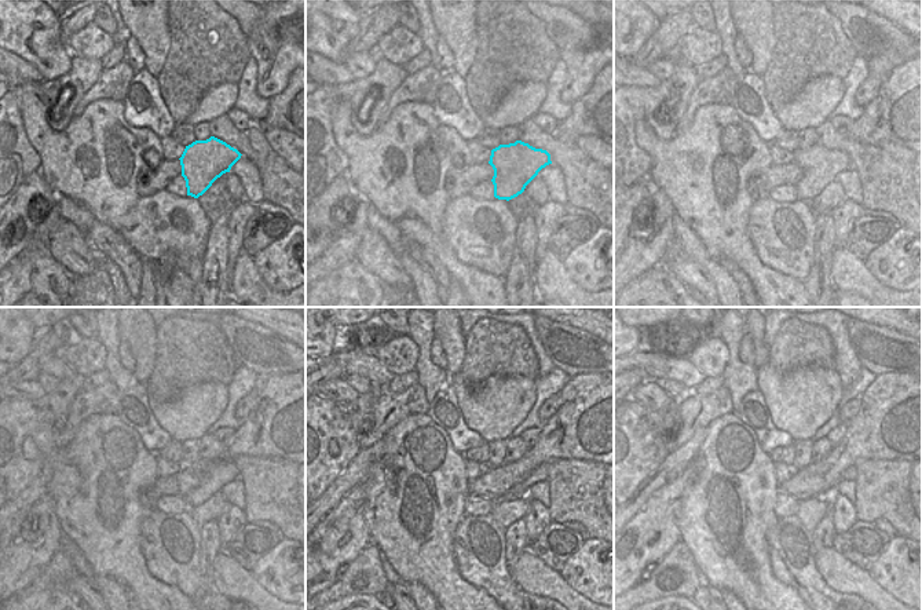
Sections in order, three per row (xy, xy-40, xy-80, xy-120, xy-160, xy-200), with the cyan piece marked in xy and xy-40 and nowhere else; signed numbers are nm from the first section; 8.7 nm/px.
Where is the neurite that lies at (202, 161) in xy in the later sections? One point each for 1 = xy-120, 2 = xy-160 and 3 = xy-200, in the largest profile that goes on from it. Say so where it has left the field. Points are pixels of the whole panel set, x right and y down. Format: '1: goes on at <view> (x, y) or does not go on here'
1: goes on at xy-120 (213, 474)
2: goes on at xy-160 (541, 472)
3: goes on at xy-200 (851, 474)

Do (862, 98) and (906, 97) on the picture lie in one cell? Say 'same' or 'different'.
different

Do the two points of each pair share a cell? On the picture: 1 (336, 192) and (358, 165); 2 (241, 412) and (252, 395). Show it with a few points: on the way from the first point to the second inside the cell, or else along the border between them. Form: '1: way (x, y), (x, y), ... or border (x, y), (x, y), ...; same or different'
1: border (344, 172), (354, 189), (362, 196); different
2: way (244, 408), (251, 400); same

